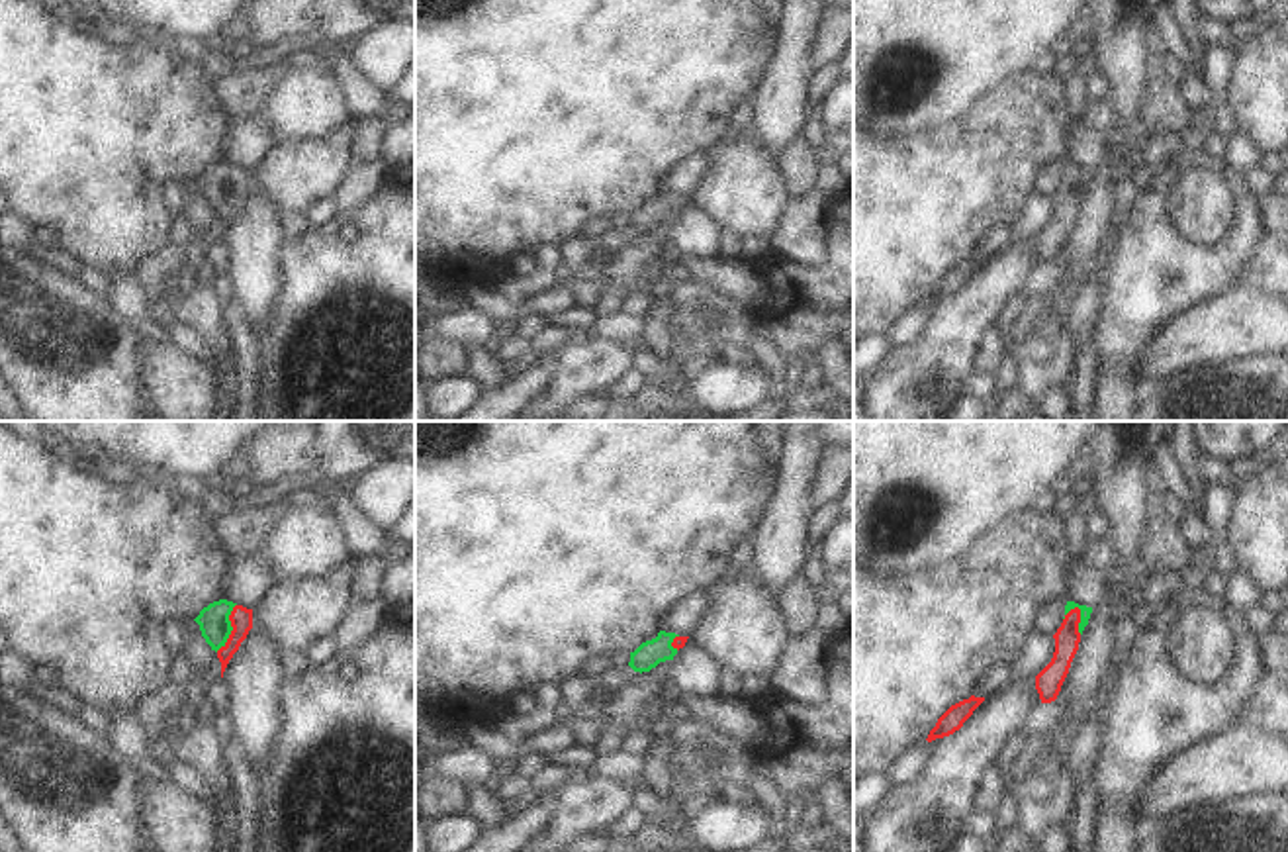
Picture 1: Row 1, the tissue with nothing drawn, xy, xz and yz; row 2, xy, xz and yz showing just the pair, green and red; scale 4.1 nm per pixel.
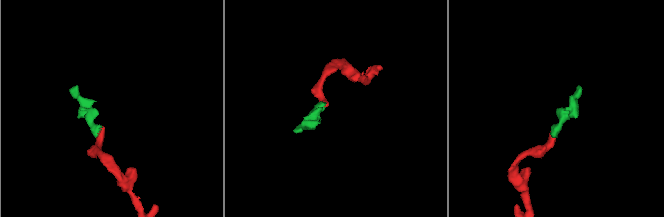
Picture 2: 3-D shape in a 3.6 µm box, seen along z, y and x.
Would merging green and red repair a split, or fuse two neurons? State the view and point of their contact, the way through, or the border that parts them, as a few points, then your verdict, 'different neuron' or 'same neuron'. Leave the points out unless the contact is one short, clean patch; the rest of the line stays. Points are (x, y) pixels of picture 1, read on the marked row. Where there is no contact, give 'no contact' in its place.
meets green in xy at (231, 627); runs through xy (214, 621), (231, 627), (241, 619); same neuron

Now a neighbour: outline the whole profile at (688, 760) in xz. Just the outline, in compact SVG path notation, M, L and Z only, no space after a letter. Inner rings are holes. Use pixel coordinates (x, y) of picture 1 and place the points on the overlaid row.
M677 746L671 764L683 778L695 778L701 772L703 756L695 746Z

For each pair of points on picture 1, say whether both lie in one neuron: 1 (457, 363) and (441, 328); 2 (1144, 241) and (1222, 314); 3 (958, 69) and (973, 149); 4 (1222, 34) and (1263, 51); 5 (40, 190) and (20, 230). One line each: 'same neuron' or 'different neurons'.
1: different neurons
2: different neurons
3: different neurons
4: different neurons
5: different neurons

